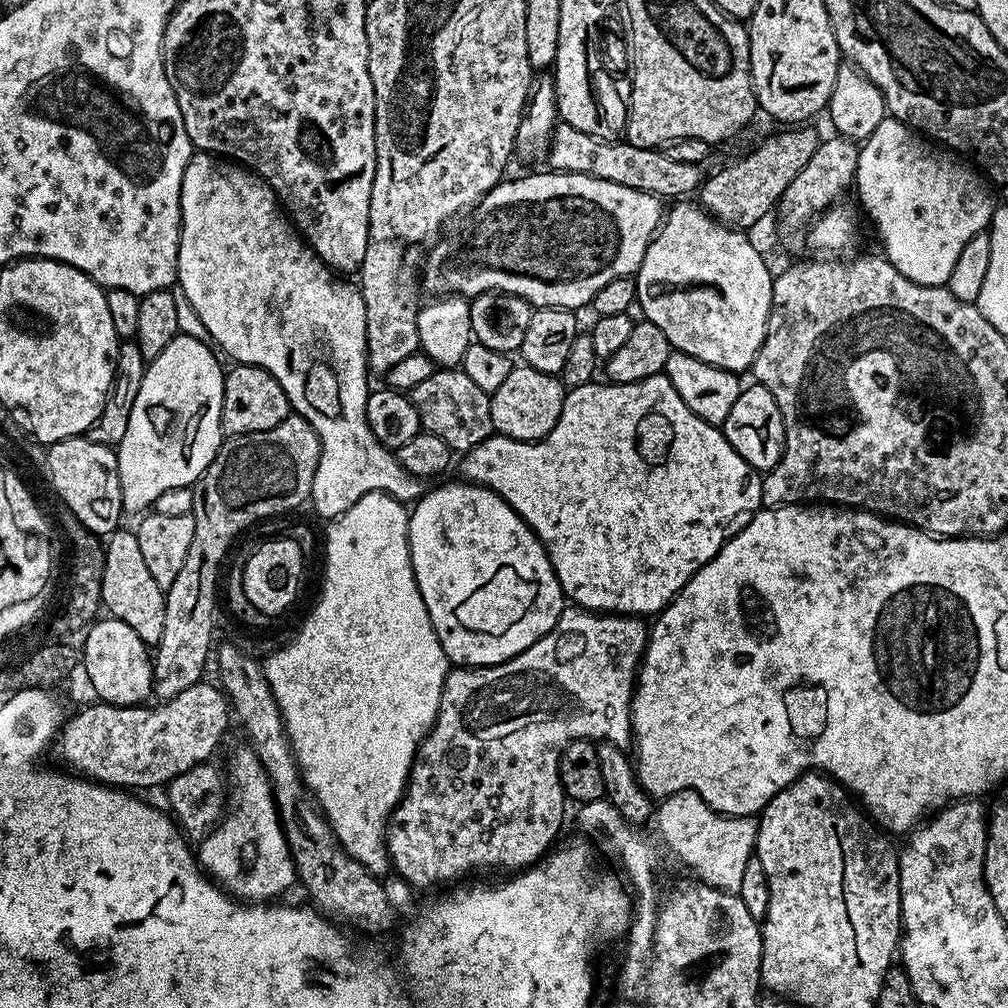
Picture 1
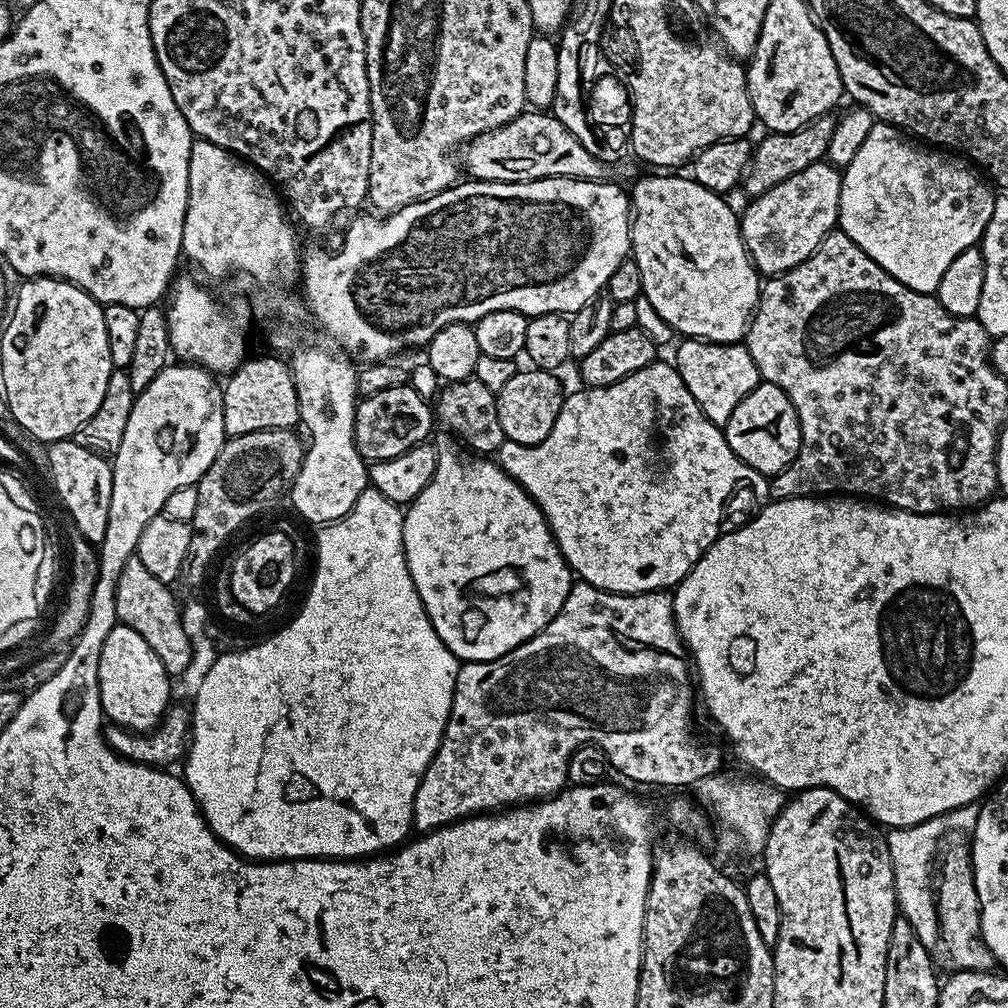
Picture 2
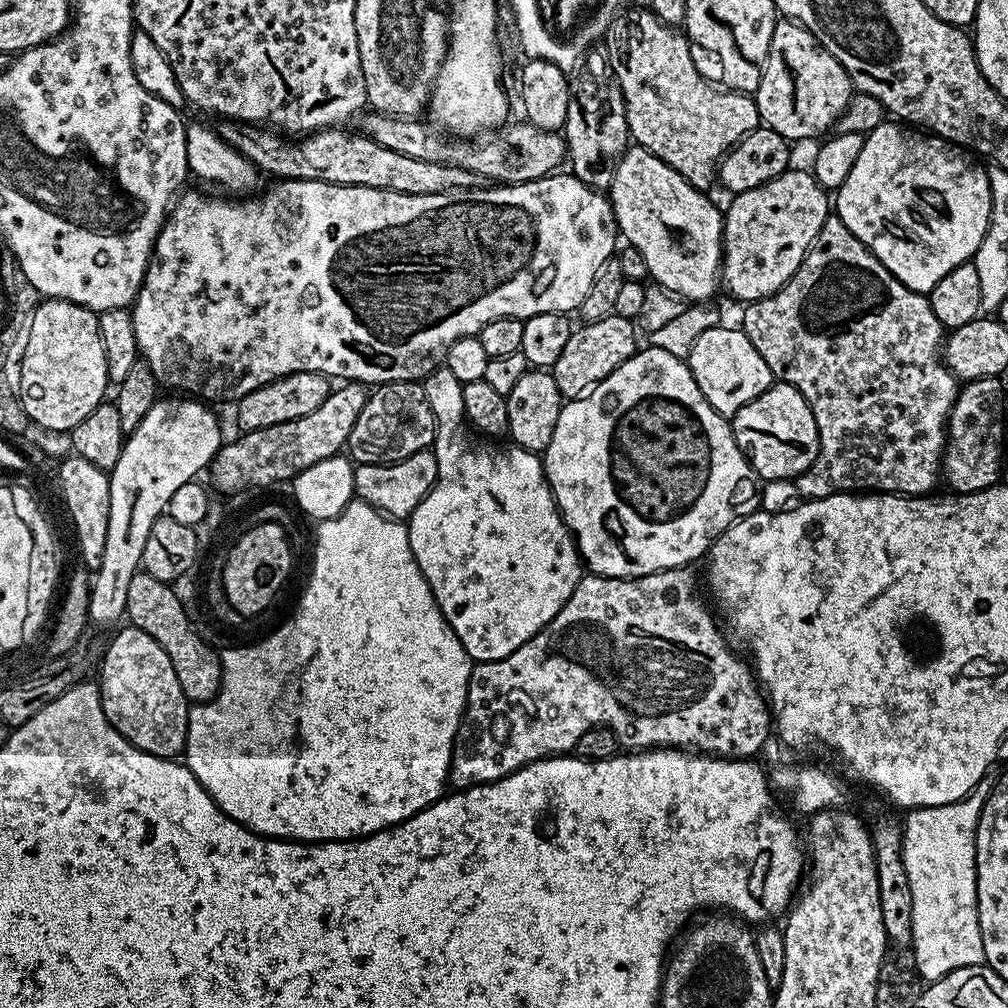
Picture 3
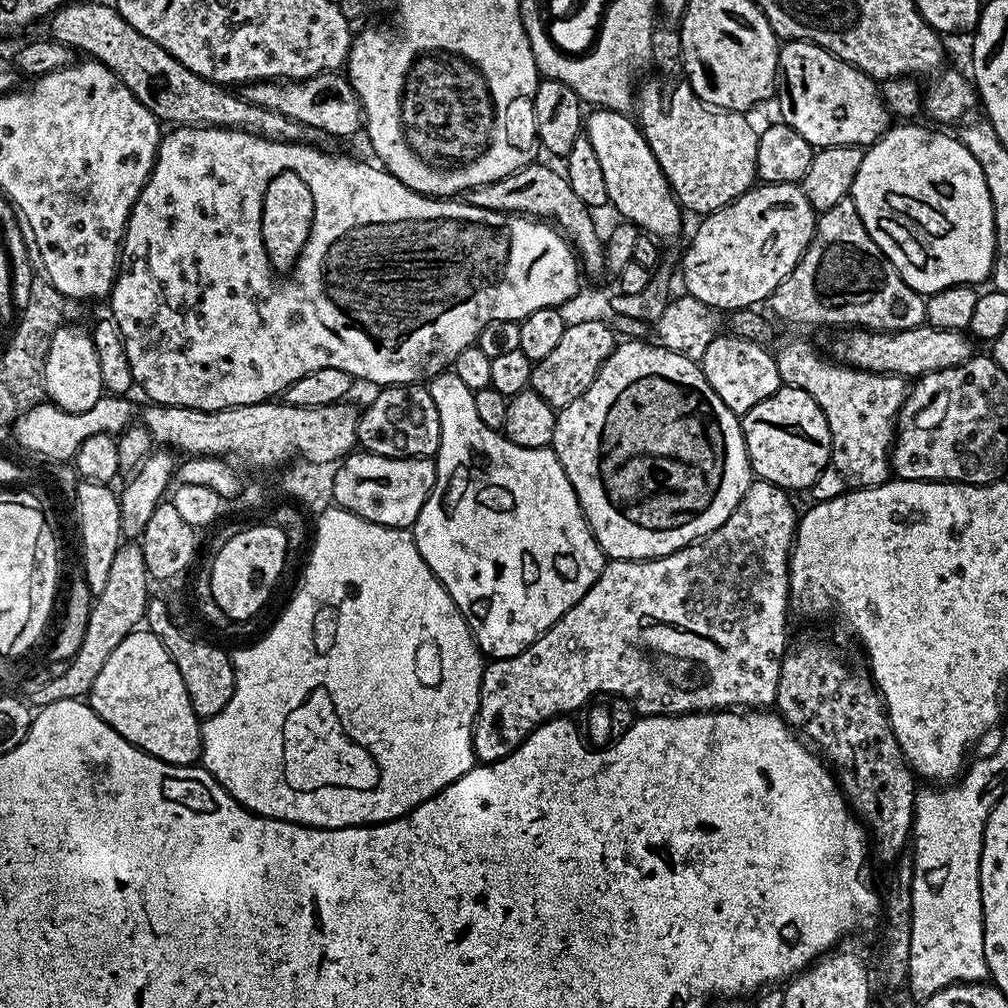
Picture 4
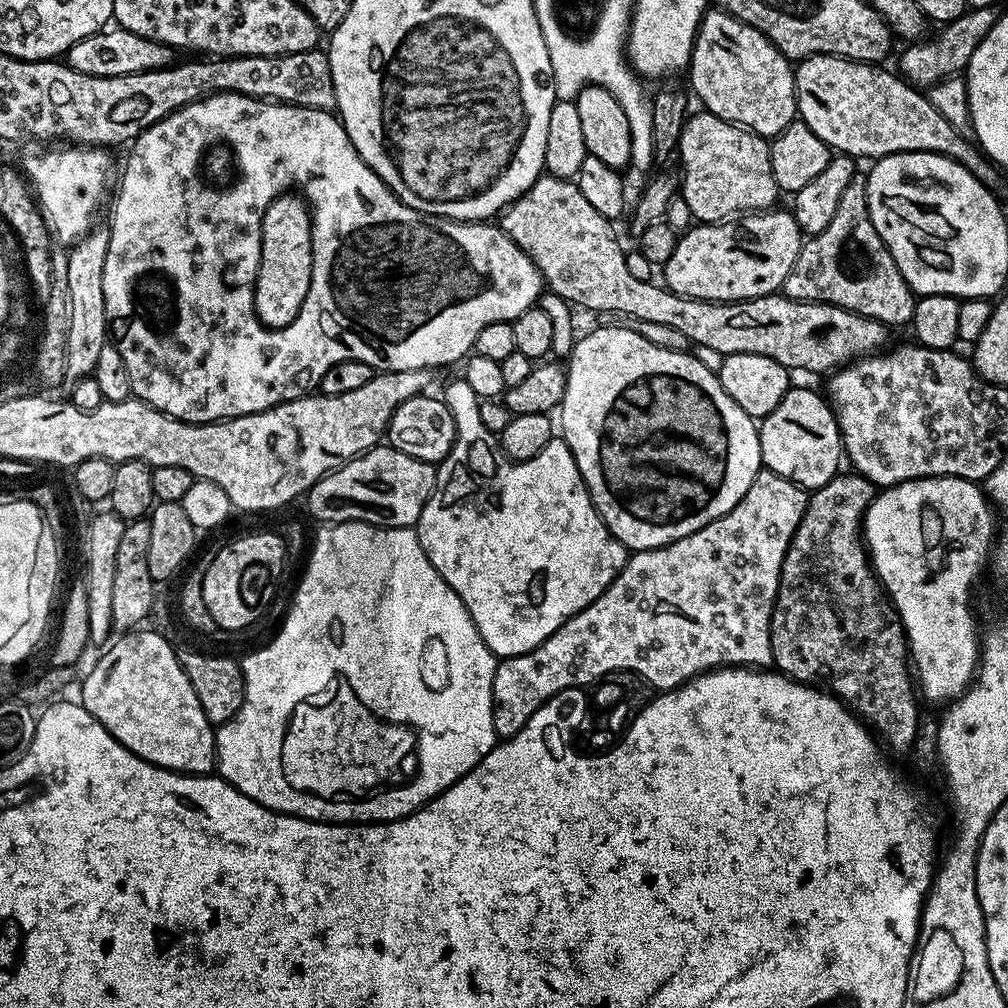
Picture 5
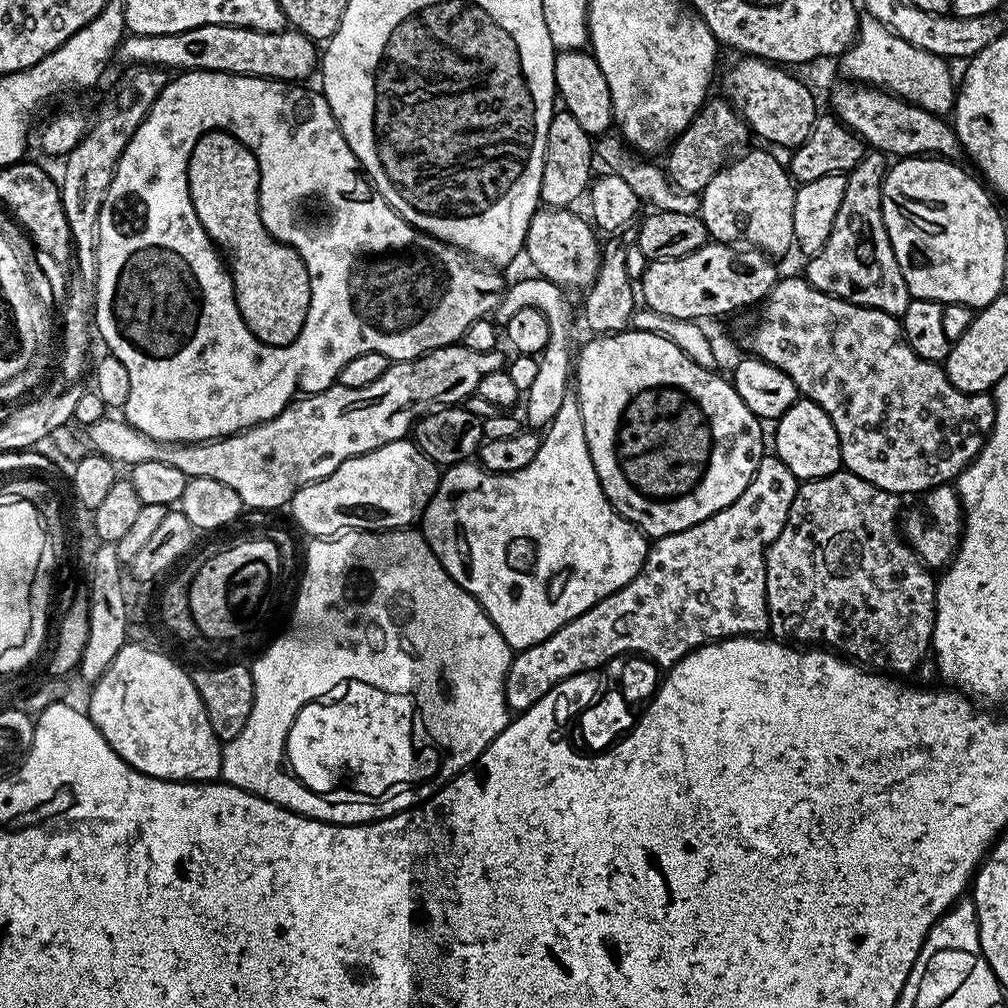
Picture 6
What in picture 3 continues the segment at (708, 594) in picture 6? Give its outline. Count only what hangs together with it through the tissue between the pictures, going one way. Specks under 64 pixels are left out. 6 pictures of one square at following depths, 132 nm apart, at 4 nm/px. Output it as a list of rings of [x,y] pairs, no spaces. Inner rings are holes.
[[[688,566],[667,568],[649,576],[635,576],[632,580],[595,574],[581,575],[574,594],[564,603],[562,610],[558,610],[558,614],[548,623],[548,627],[543,628],[537,636],[530,638],[522,646],[518,646],[518,650],[514,650],[506,658],[477,663],[468,679],[468,706],[464,709],[464,718],[460,721],[460,729],[452,747],[451,787],[463,790],[472,788],[476,784],[493,784],[495,780],[501,780],[504,776],[509,776],[510,773],[517,772],[519,768],[524,768],[546,756],[571,753],[575,749],[572,747],[580,744],[580,736],[586,734],[588,725],[601,721],[612,724],[615,740],[624,750],[679,748],[729,760],[759,757],[763,753],[766,738],[774,732],[770,705],[757,681],[755,671],[745,661],[744,665],[732,653],[733,645],[726,639],[713,609],[711,607],[708,609],[700,601],[700,596],[696,593],[696,576],[691,572],[692,570]]]

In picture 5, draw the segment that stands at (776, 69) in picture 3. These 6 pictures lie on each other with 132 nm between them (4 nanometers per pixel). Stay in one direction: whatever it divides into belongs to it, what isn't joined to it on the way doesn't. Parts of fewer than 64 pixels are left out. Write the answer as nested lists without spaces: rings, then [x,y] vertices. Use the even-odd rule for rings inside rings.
[[[808,56],[806,59],[799,61],[794,68],[796,74],[796,110],[799,119],[803,120],[806,126],[810,126],[810,130],[814,134],[818,134],[818,138],[822,138],[822,142],[826,142],[829,148],[845,156],[879,158],[890,154],[902,154],[903,152],[937,152],[943,156],[948,156],[951,160],[957,160],[962,166],[966,166],[966,170],[970,170],[970,174],[974,174],[974,178],[978,178],[978,182],[982,182],[988,188],[999,189],[1001,171],[988,160],[979,147],[965,133],[954,130],[954,126],[950,126],[950,122],[946,122],[946,118],[942,118],[942,114],[938,114],[938,110],[934,110],[931,99],[921,89],[912,87],[907,80],[901,78],[895,71],[892,71],[893,73],[887,72],[886,69],[880,67],[884,66],[877,66],[872,62],[845,60],[842,56]]]

